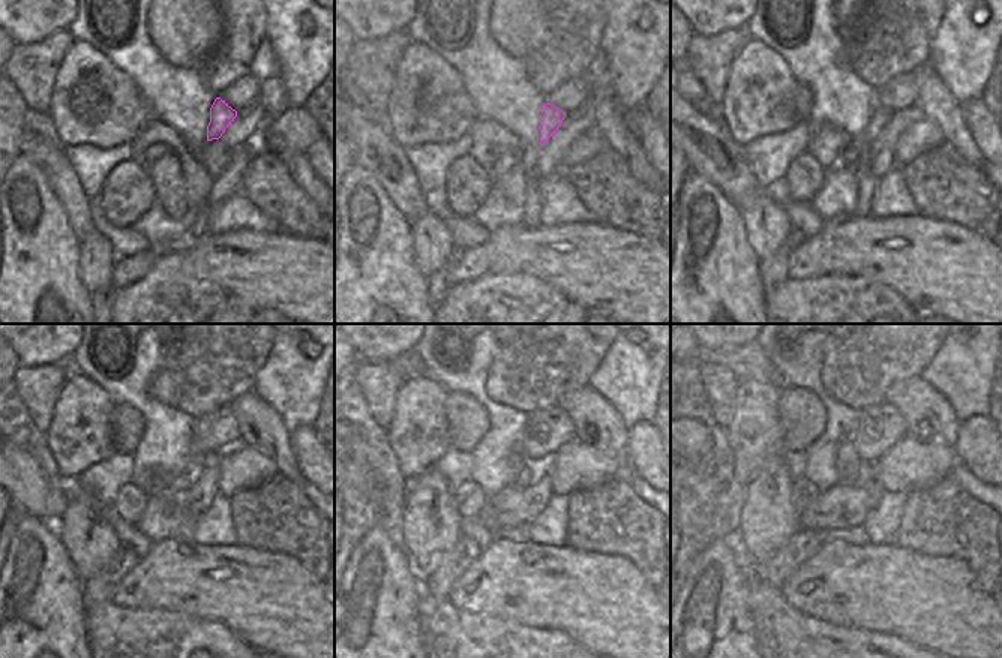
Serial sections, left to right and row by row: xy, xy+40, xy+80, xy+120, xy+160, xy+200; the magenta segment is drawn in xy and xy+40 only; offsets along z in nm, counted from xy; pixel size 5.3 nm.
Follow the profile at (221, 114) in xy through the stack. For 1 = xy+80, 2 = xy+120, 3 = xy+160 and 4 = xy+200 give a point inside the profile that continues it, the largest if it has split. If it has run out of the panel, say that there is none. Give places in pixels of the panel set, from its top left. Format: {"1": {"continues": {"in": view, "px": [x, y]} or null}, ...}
{"1": {"continues": {"in": "xy+80", "px": [882, 116]}}, "2": {"continues": {"in": "xy+120", "px": [200, 460]}}, "3": {"continues": {"in": "xy+160", "px": [530, 472]}}, "4": {"continues": {"in": "xy+200", "px": [866, 472]}}}

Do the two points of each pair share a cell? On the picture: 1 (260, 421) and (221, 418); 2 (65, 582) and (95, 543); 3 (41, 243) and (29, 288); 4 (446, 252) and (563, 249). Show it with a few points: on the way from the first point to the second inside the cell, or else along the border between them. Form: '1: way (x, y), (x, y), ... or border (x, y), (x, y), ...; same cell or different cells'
1: border (230, 406), (239, 426), (240, 438); different cells
2: border (57, 538), (74, 571), (83, 580); different cells
3: way (39, 254), (39, 278); same cell
4: border (456, 251), (456, 255), (447, 266); different cells

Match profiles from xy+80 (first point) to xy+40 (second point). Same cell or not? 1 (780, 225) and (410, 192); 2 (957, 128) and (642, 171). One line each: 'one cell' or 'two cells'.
1: two cells
2: one cell

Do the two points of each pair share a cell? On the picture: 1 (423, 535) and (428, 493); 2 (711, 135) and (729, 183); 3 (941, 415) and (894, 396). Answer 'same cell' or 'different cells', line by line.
1: same cell
2: same cell
3: same cell

